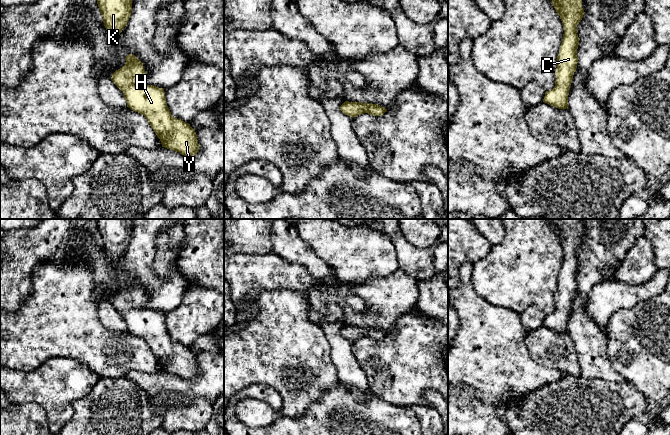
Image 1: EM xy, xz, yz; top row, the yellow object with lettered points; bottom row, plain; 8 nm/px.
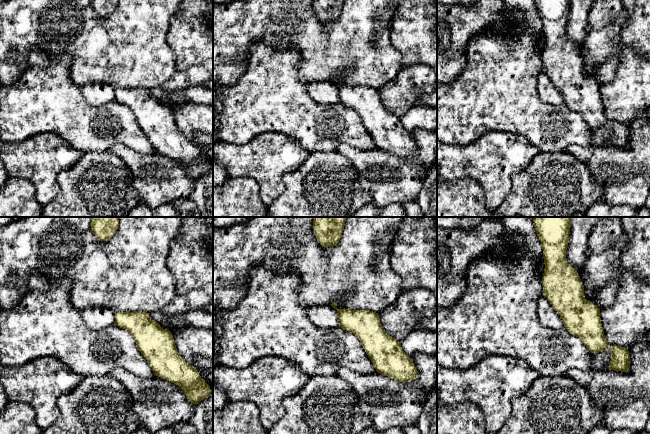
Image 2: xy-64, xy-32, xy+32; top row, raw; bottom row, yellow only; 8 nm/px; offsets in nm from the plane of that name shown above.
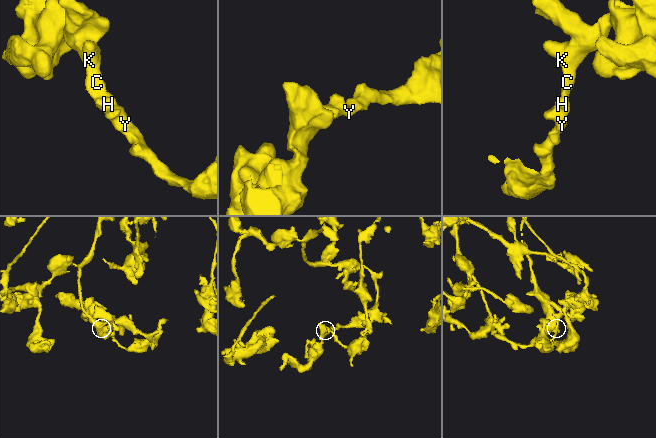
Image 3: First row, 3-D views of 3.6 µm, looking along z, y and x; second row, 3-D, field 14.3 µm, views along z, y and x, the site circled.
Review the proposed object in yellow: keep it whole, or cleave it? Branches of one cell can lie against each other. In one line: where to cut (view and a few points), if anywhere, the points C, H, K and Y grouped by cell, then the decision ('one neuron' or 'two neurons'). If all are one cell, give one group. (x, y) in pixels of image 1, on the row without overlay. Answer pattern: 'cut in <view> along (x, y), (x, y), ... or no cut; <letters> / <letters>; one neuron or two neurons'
no cut; C H K Y; one neuron

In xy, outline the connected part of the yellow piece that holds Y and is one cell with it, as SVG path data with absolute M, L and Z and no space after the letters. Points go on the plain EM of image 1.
M134 278L127 279L125 285L125 289L112 298L111 304L123 316L127 331L145 340L162 371L185 380L196 379L199 368L195 354L189 347L171 339L163 312L143 308L146 295Z

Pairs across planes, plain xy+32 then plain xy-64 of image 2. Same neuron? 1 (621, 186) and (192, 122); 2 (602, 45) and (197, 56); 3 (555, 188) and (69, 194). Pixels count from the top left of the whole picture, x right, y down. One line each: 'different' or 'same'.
1: different
2: different
3: same

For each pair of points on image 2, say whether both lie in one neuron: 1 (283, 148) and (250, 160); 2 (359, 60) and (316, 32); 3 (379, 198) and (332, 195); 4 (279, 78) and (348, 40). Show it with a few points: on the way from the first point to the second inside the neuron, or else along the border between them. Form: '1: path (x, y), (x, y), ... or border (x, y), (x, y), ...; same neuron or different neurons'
1: path (275, 154), (269, 155), (265, 159), (258, 159); same neuron
2: path (348, 49), (333, 49), (327, 43); same neuron
3: border (358, 177), (359, 184), (369, 193), (371, 201); different neurons
4: border (285, 48), (298, 51), (298, 77), (307, 85); different neurons

